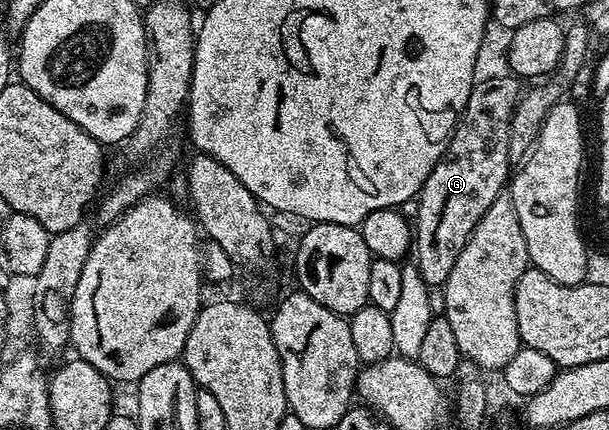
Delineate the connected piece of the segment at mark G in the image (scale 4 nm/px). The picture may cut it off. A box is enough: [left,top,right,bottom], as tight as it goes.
[413,73,520,289]

